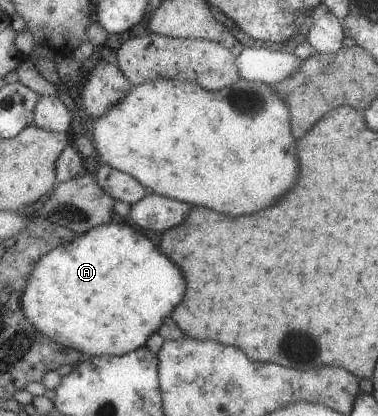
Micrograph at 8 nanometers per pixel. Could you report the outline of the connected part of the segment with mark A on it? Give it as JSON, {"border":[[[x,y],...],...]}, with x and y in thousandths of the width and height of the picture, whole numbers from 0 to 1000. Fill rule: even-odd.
{"border":[[[310,526],[294,536],[238,550],[230,560],[204,563],[183,584],[169,584],[169,589],[159,589],[138,599],[135,606],[122,608],[95,632],[95,644],[85,651],[79,671],[74,671],[74,688],[71,695],[63,695],[56,733],[63,760],[103,793],[103,800],[111,800],[146,825],[159,825],[167,834],[201,839],[201,844],[212,844],[228,858],[275,853],[328,856],[389,829],[389,820],[429,786],[434,767],[450,762],[455,748],[481,728],[487,709],[492,709],[492,671],[487,671],[487,656],[476,651],[476,642],[450,618],[439,618],[423,589],[407,589],[376,560],[376,553],[368,555],[360,543],[333,541],[333,536],[320,536]]]}

